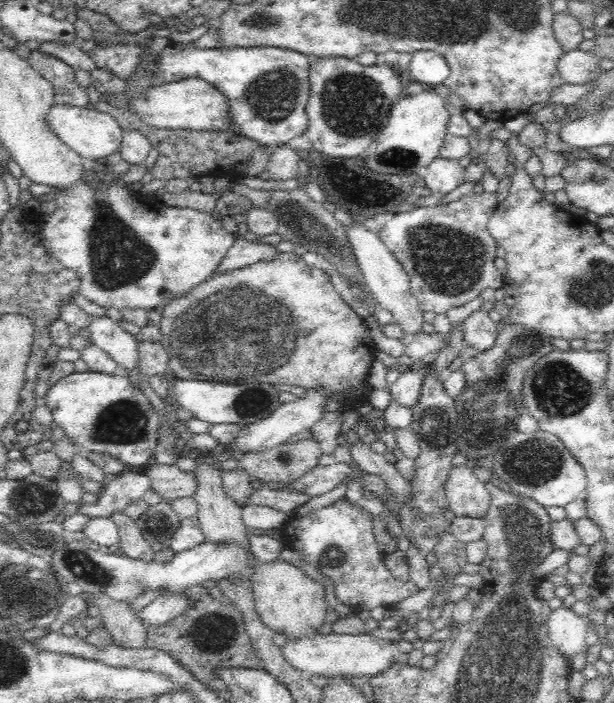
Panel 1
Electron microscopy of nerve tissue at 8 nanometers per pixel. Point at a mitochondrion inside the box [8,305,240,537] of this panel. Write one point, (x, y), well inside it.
(122, 423)

